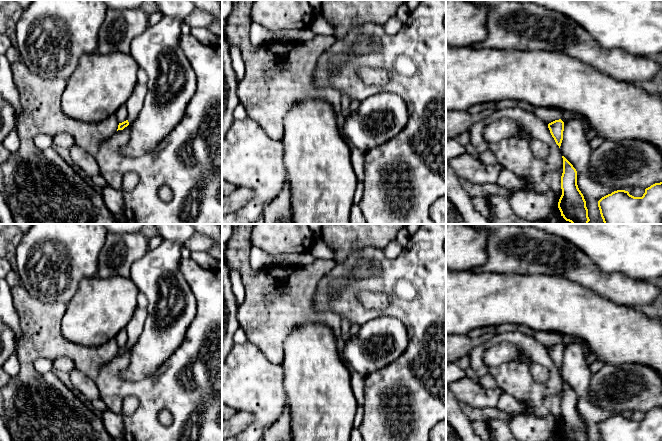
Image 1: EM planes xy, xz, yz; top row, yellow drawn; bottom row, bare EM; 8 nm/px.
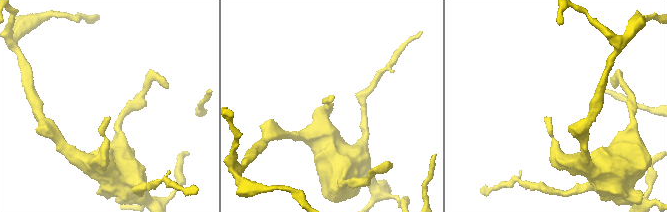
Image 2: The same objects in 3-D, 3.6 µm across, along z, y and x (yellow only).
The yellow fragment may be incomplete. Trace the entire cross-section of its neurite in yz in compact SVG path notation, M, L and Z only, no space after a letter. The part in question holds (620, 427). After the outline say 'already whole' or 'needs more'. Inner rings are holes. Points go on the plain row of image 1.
M662 406L645 413L642 421L617 414L598 425L601 441L662 441Z | already whole

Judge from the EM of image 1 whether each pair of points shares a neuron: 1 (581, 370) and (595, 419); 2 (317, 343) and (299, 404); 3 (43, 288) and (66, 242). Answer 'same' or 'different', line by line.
1: same
2: same
3: same

